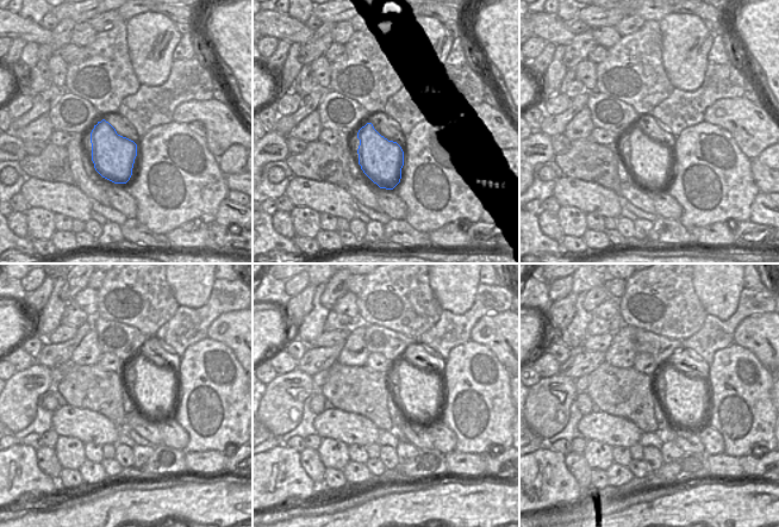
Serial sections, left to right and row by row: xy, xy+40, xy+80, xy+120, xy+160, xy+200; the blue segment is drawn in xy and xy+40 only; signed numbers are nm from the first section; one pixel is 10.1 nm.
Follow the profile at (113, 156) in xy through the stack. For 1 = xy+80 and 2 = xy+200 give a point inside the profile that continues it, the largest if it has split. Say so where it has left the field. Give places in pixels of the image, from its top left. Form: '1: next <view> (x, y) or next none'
1: next xy+80 (649, 160)
2: next xy+200 (681, 400)

